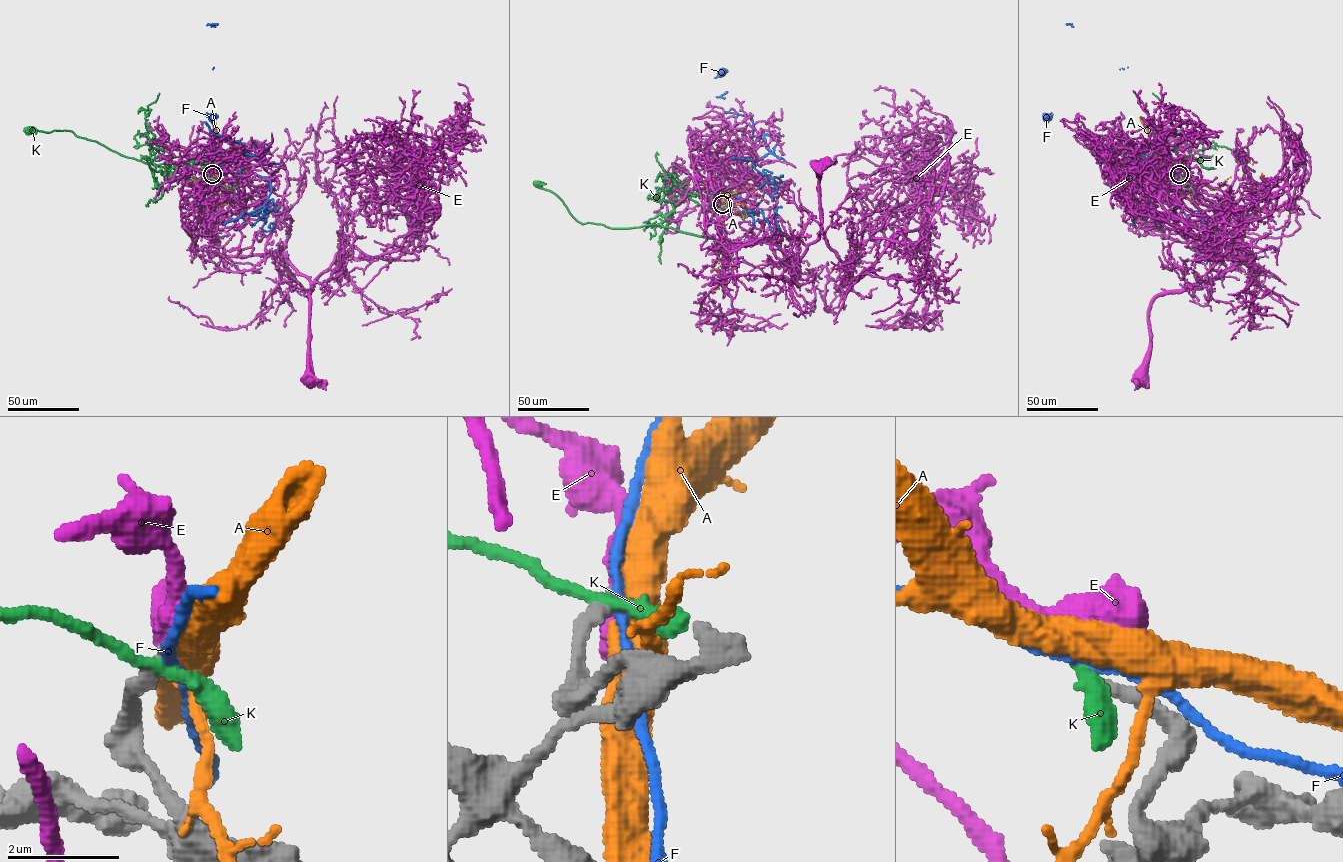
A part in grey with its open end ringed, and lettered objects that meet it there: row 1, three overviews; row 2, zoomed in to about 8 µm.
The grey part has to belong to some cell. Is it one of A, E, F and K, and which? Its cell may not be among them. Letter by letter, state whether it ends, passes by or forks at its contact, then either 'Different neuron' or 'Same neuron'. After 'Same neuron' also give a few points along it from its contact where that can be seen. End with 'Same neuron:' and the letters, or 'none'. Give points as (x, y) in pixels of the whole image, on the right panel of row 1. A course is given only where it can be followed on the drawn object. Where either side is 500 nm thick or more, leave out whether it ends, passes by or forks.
A: Different neuron
E: It passes by. Same neuron. Its course: (1179, 174), (1151, 157), (1146, 170), (1154, 195), (1179, 184), (1227, 203), (1242, 248), (1154, 300), (1141, 373)
F: It passes by. Different neuron
K: It passes by. Different neuron
Same neuron: E

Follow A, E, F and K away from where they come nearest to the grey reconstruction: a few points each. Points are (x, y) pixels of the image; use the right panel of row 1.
A: (1178, 174), (1211, 188), (1219, 188), (1230, 177), (1243, 176), (1255, 182), (1249, 189)
E: (1179, 174), (1151, 157), (1146, 170), (1154, 195), (1179, 184), (1227, 203), (1242, 248), (1154, 300), (1141, 373)
F: (1178, 175), (1162, 169), (1157, 153), (1111, 155), (1094, 147), (1086, 133), (1046, 116)
K: (1178, 175), (1168, 164), (1182, 158), (1193, 157), (1199, 163), (1201, 157), (1198, 132), (1158, 130)

